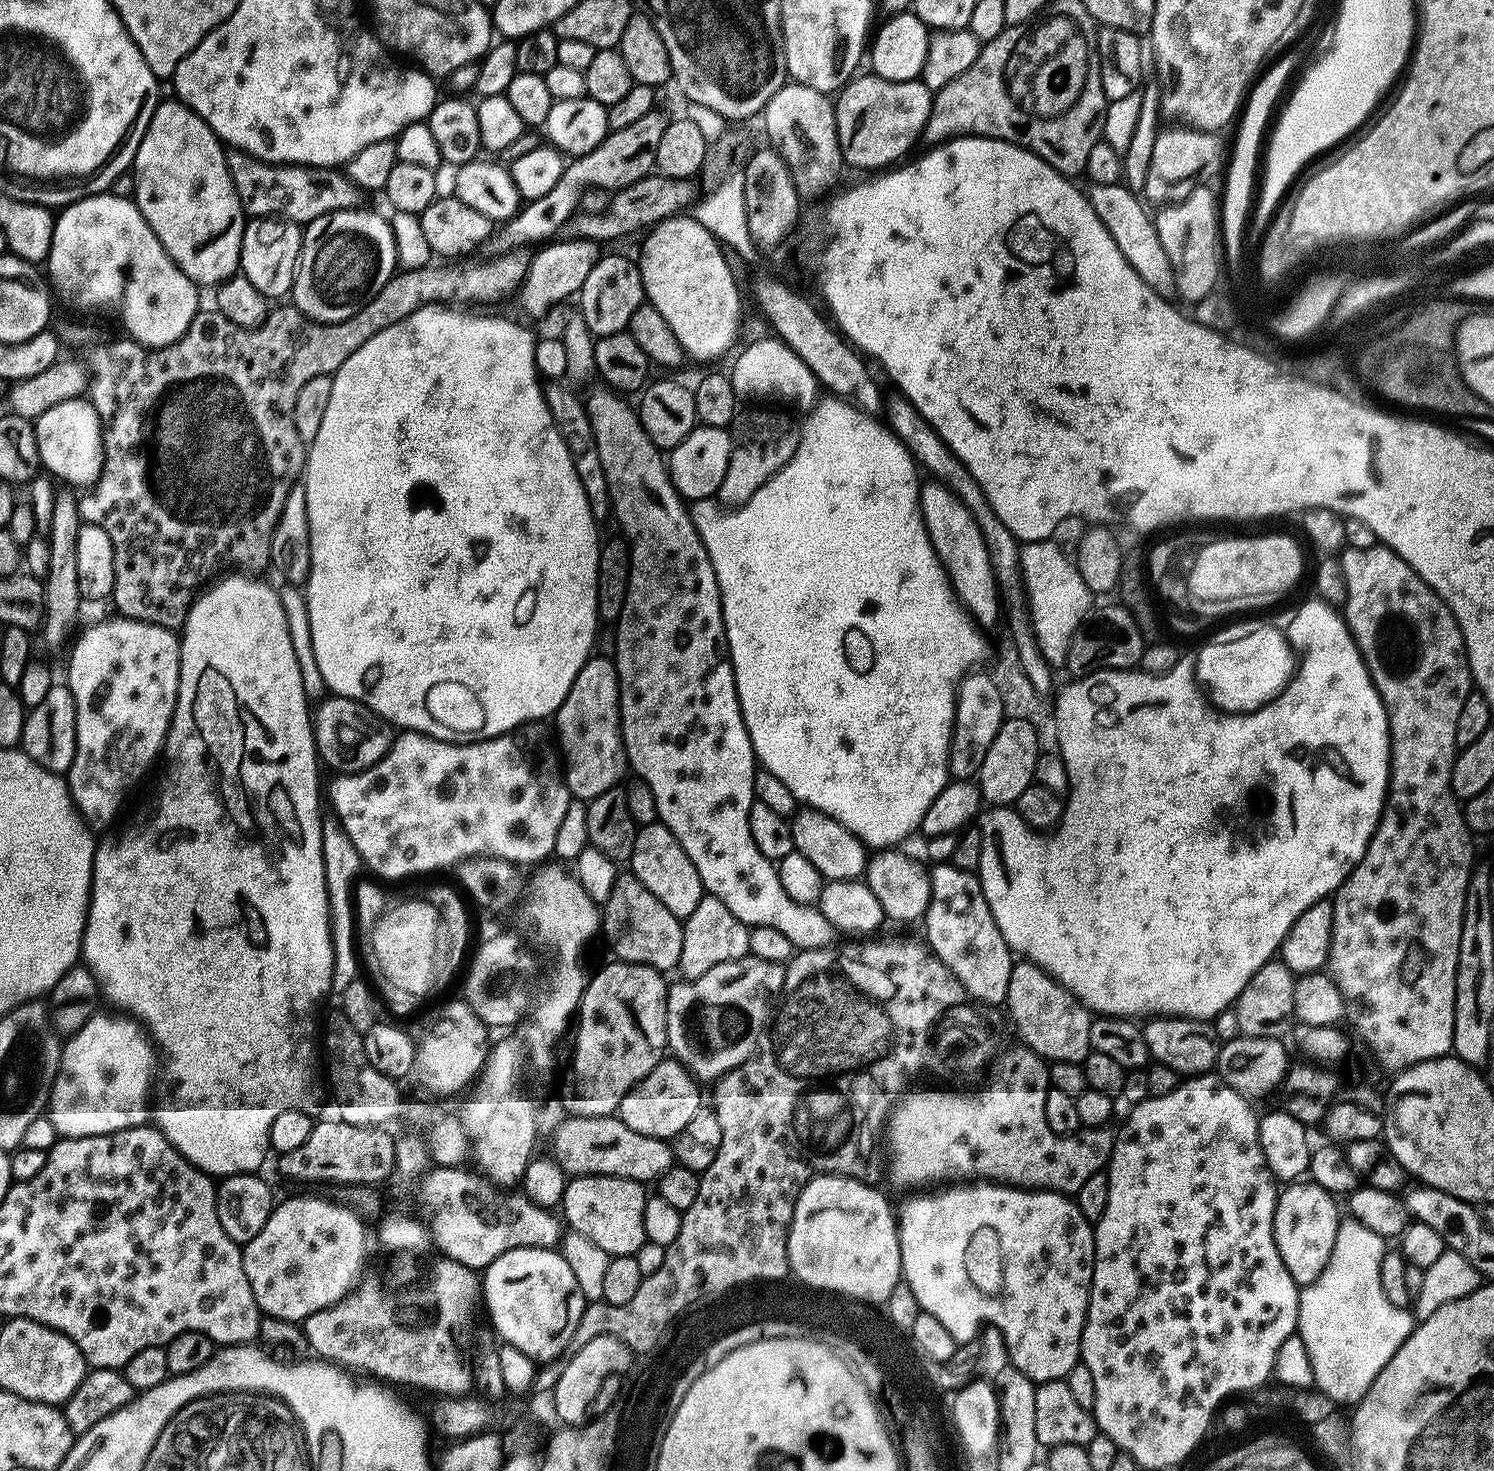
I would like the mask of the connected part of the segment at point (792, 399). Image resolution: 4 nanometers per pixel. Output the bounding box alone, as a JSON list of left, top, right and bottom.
[730,338,818,410]

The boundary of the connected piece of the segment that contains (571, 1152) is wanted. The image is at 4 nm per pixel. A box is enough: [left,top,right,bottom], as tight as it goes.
[552,1115,674,1182]

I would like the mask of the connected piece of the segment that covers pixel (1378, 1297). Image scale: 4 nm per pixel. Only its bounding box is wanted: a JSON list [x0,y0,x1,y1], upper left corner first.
[1298,1223,1414,1405]

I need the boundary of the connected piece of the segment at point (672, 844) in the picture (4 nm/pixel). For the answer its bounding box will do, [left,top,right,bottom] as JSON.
[630,822,706,918]

